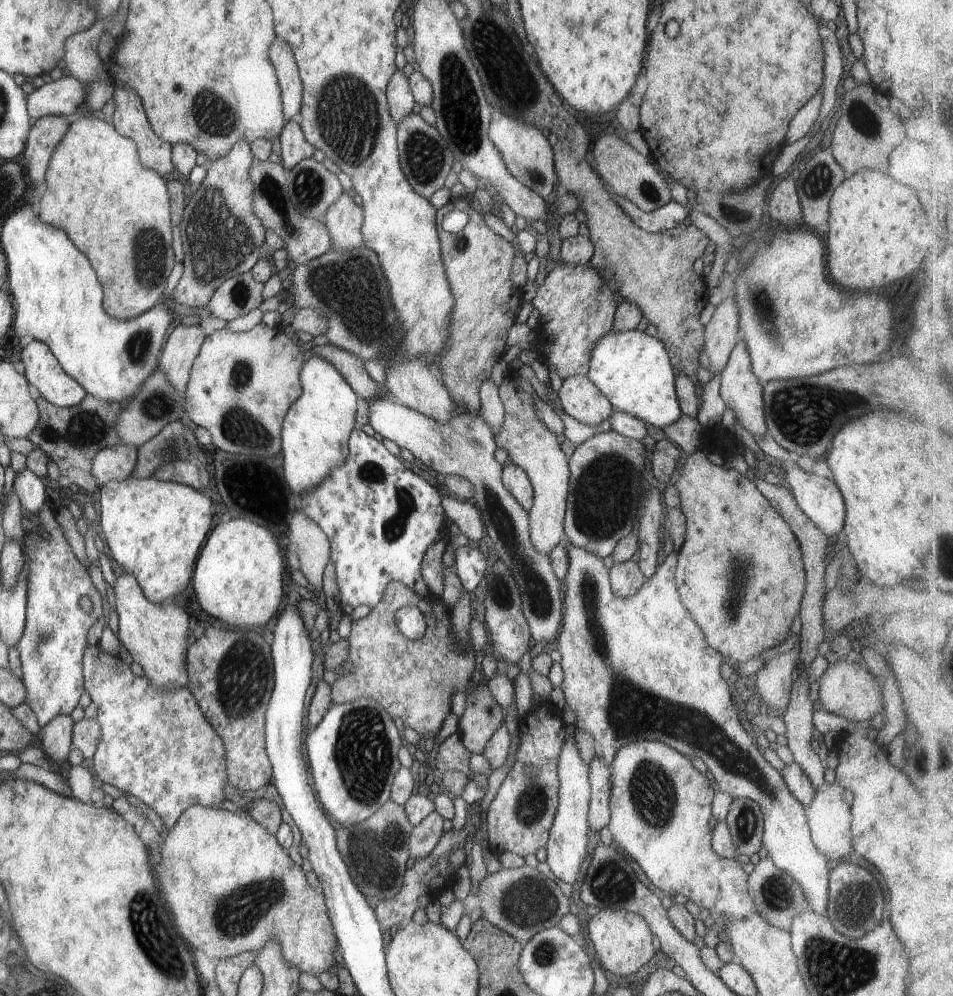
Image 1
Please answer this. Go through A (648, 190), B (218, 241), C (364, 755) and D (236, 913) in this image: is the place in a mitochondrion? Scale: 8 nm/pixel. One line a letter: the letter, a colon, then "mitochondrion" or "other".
A: mitochondrion
B: mitochondrion
C: mitochondrion
D: mitochondrion

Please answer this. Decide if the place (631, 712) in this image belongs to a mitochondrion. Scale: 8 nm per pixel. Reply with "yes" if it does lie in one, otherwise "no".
yes

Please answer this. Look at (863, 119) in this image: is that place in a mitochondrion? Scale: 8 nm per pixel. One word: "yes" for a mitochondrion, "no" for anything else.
yes

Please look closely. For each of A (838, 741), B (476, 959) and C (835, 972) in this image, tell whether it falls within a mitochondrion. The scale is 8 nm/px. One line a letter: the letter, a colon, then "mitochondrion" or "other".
A: other
B: other
C: mitochondrion

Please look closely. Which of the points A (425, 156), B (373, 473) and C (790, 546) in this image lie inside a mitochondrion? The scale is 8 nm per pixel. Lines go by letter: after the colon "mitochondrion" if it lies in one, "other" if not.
A: mitochondrion
B: mitochondrion
C: other

